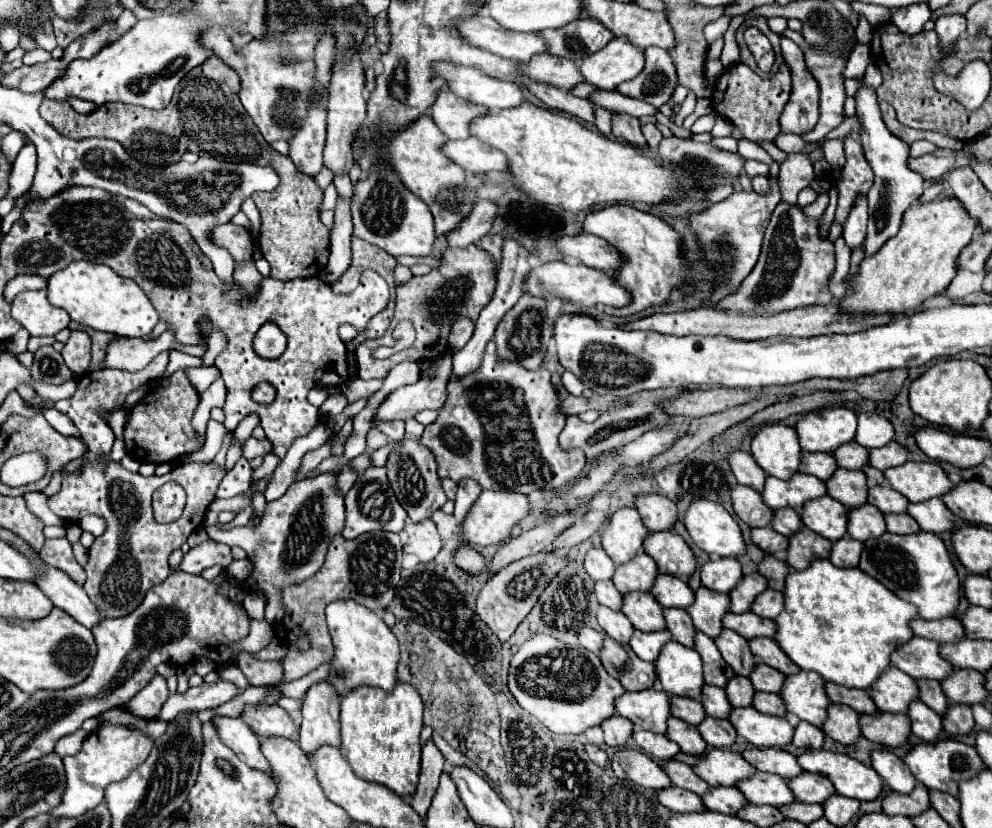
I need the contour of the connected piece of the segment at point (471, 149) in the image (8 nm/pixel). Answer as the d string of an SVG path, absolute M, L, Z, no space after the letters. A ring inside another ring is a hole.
M476 138L466 140L448 140L442 144L442 152L466 172L488 172L488 170L508 170L506 156L490 148Z

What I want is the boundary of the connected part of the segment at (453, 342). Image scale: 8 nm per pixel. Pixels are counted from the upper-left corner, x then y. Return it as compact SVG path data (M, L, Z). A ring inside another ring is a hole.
M458 318L450 332L450 350L460 350L472 336L474 324L468 318Z

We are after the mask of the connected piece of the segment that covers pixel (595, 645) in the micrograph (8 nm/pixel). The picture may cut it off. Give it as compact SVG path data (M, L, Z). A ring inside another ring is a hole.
M582 628L580 634L578 634L578 640L580 640L580 644L582 644L586 650L590 650L590 652L594 652L594 654L600 654L600 652L602 652L604 634L600 634L600 632L592 630L592 628Z

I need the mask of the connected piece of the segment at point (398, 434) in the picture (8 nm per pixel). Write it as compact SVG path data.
M402 420L382 422L382 424L378 424L378 428L380 428L390 440L402 440L402 438L404 438L404 422L402 422Z

